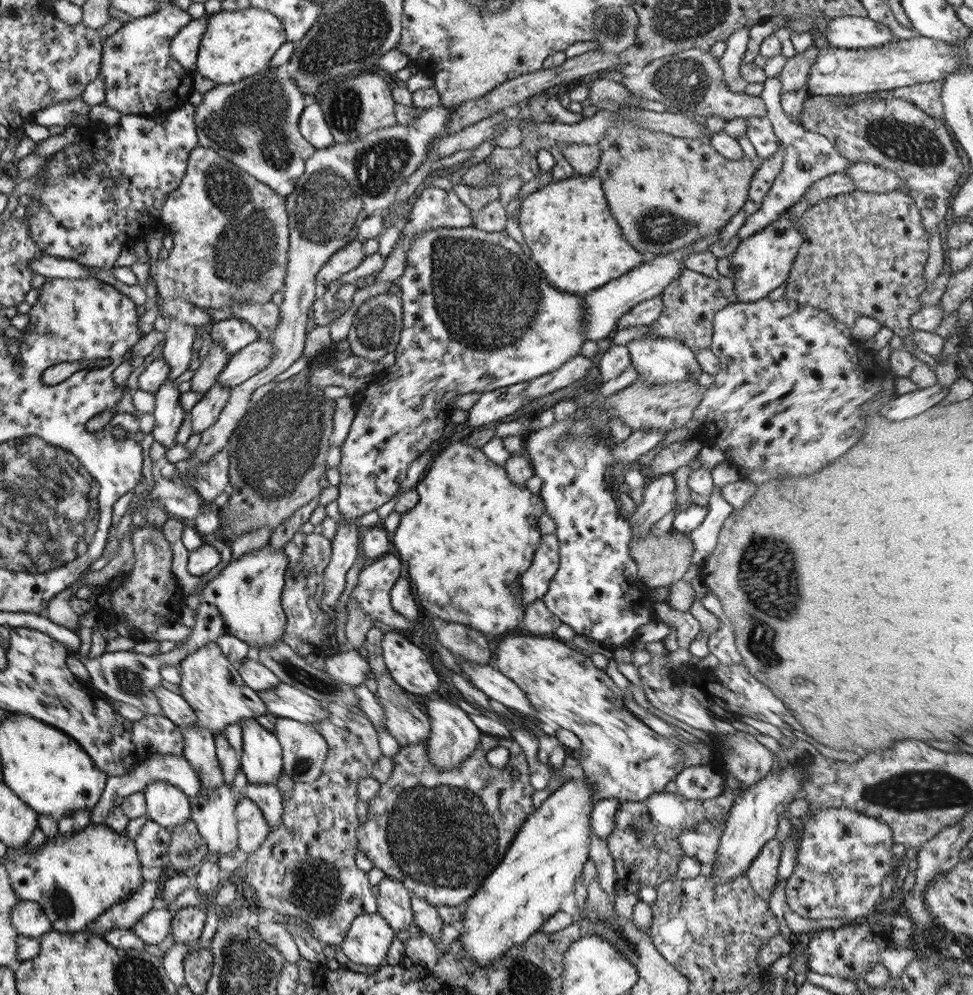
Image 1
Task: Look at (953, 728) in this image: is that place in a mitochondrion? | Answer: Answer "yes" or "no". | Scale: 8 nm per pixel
no

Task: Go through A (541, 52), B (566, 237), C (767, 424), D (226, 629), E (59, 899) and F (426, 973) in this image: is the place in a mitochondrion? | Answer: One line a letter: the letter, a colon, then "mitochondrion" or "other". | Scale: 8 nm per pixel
A: other
B: other
C: other
D: other
E: mitochondrion
F: other

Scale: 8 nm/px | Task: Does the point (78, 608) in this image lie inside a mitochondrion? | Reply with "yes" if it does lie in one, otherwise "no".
no

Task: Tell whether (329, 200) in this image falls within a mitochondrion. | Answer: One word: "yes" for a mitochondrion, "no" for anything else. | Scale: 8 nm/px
yes

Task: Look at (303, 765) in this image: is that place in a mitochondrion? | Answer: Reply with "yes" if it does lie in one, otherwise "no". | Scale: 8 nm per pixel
yes

